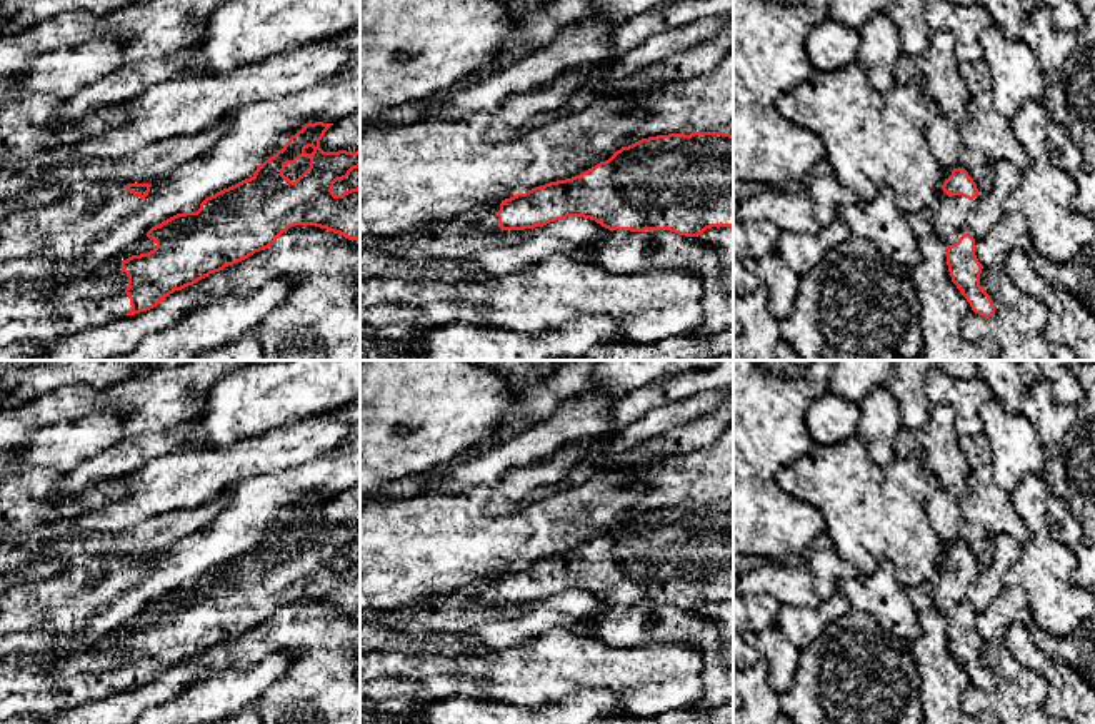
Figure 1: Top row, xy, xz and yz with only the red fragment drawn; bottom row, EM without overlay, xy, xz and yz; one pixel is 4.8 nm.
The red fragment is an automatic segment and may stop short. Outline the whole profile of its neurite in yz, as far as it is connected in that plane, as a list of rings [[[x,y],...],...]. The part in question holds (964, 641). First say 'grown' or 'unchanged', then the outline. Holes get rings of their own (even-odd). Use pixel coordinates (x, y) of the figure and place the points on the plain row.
grown | [[[953,542],[940,562],[940,581],[932,586],[930,602],[947,621],[947,639],[952,656],[985,692],[993,691],[995,679],[980,659],[983,639],[975,629],[975,612],[967,601],[967,589],[977,582],[980,571],[973,552],[965,542]]]

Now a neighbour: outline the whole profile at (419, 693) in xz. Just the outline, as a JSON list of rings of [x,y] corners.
[[[462,674],[360,681],[360,724],[412,724],[410,712],[450,696],[483,699],[485,684]]]

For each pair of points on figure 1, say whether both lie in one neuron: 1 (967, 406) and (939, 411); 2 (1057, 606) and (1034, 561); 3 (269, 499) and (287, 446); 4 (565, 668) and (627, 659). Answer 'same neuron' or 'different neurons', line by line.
1: different neurons
2: same neuron
3: different neurons
4: same neuron

